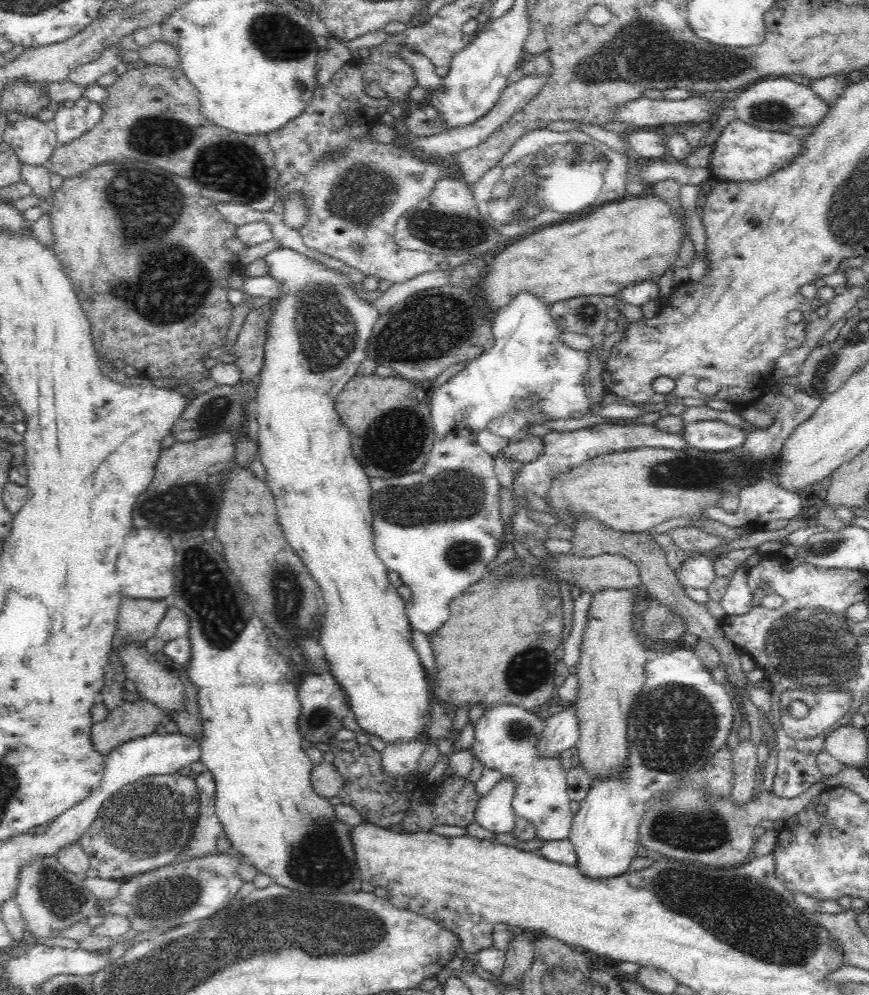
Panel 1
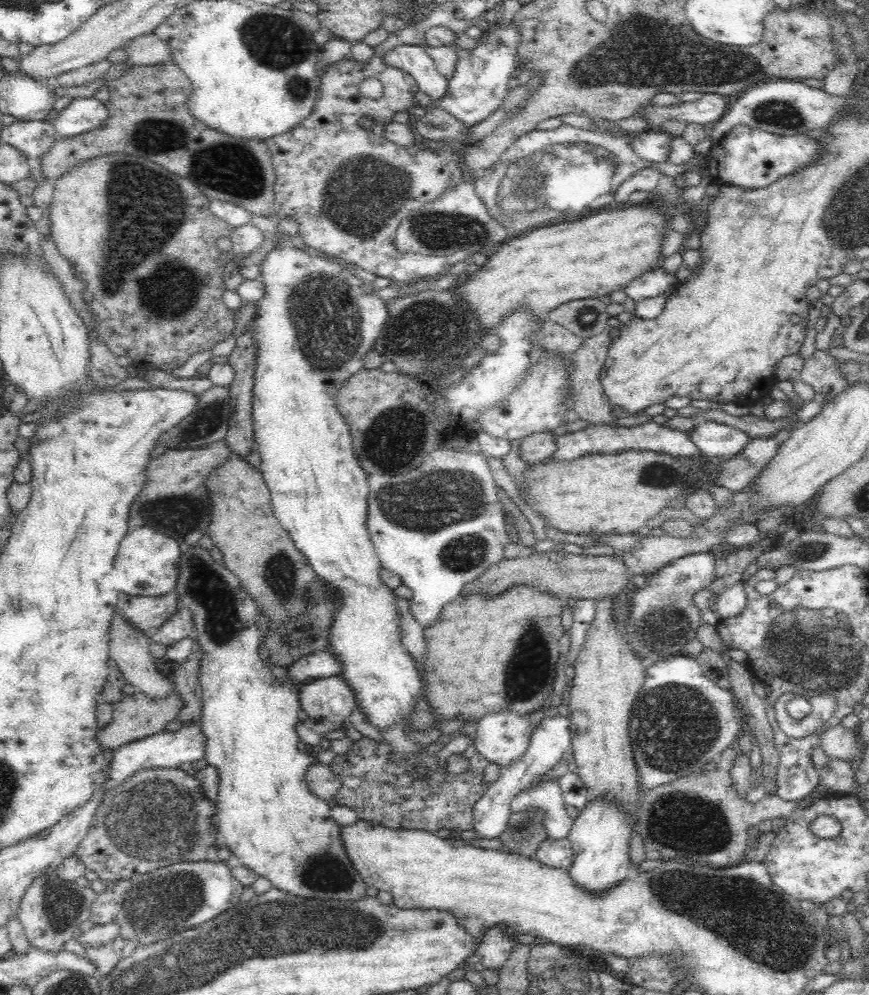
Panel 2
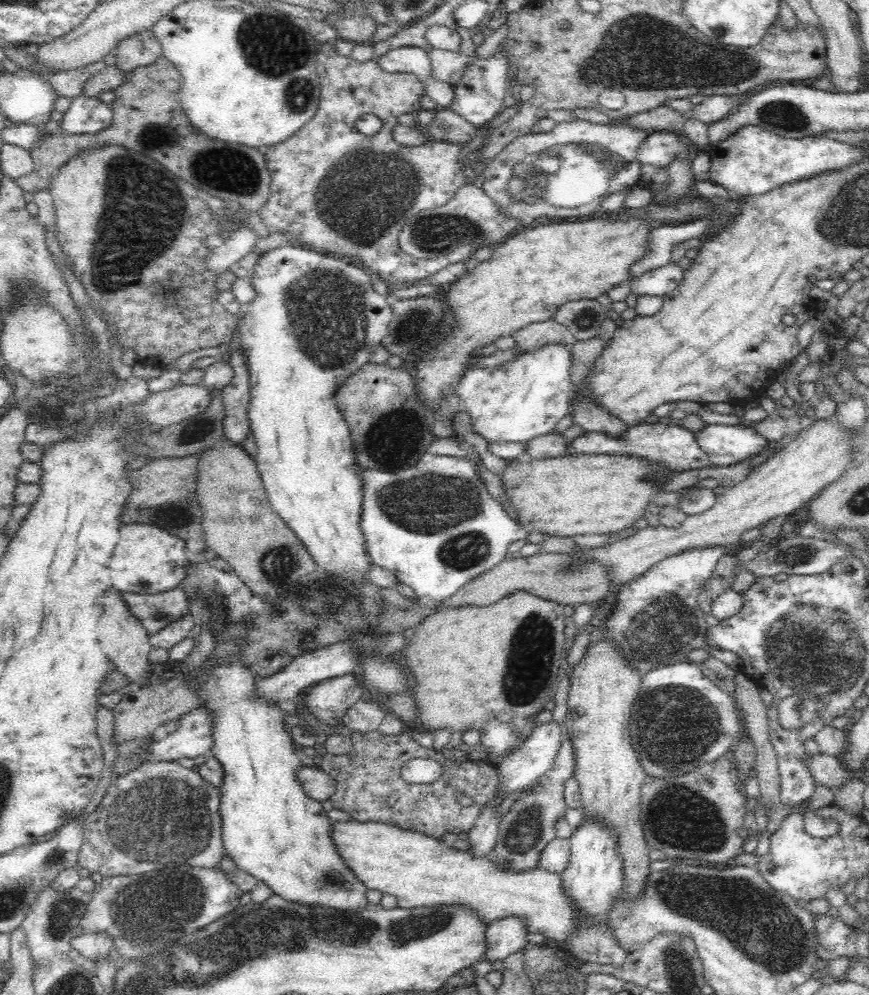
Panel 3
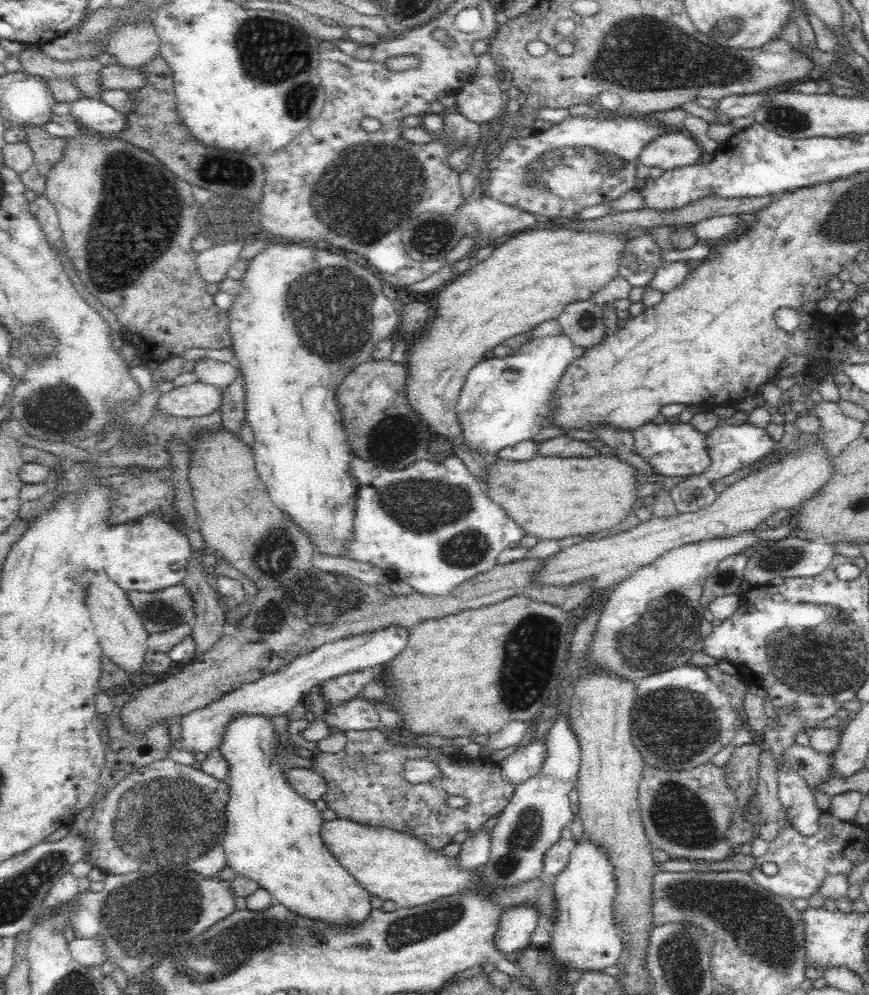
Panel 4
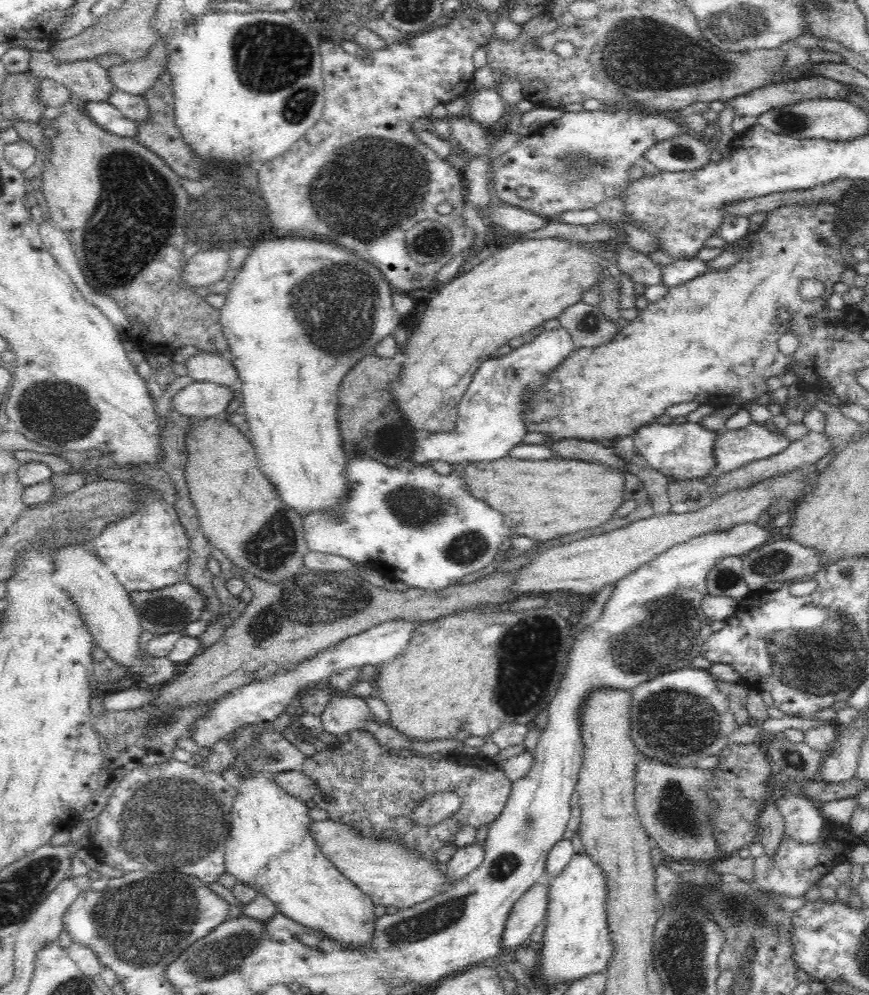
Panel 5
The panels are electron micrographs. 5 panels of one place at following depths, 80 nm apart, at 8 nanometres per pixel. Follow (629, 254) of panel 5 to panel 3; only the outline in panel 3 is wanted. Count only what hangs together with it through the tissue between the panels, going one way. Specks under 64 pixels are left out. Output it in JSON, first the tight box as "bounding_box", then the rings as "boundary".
{"bounding_box":[630,218,710,279],"boundary":[[[702,218],[686,224],[659,224],[649,234],[649,253],[638,259],[630,269],[630,279],[638,278],[640,274],[653,268],[660,268],[670,263],[673,246],[691,238],[700,238],[710,230],[710,222]]]}

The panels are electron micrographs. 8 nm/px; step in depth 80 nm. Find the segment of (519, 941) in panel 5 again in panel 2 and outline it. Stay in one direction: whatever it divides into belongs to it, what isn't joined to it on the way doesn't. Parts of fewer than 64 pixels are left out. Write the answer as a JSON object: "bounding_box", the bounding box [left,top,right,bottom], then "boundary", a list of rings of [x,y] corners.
{"bounding_box":[470,925,519,972],"boundary":[[[498,925],[487,930],[483,941],[475,952],[470,954],[470,965],[479,962],[484,968],[498,972],[499,968],[508,960],[512,948],[519,944],[516,939],[509,939],[504,934],[504,925]]]}

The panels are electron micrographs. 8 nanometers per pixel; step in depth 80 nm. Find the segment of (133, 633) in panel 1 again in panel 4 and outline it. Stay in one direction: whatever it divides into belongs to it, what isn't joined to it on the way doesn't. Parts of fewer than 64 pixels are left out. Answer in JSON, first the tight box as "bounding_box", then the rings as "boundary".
{"bounding_box":[126,583,195,633],"boundary":[[[182,583],[170,586],[168,589],[156,590],[156,592],[128,591],[126,597],[128,597],[134,611],[141,616],[144,628],[149,633],[164,632],[164,630],[170,630],[172,626],[184,623],[193,626],[195,622],[192,597]]]}

